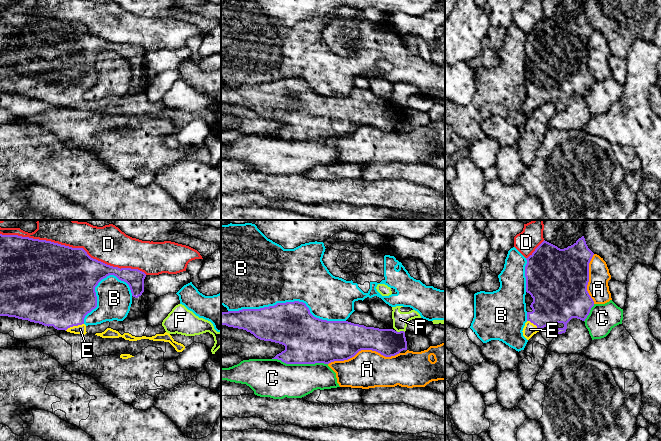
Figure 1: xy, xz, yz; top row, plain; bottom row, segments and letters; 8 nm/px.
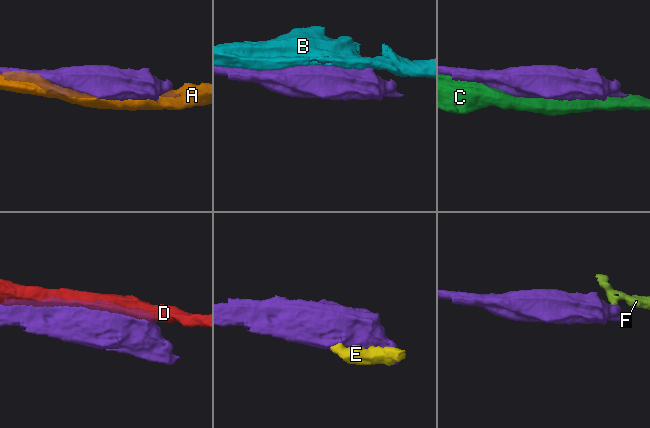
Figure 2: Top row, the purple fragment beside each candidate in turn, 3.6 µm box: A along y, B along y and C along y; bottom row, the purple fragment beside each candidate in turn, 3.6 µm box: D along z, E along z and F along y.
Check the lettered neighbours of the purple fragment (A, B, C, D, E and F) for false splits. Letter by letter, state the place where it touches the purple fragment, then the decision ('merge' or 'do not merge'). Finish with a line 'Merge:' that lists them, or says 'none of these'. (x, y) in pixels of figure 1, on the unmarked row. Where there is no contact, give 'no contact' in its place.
A: meets purple in xz at (363, 125); do not merge
B: meets purple in xz at (288, 78); do not merge
C: meets purple in xz at (300, 139); do not merge
D: meets purple in xy at (73, 24); do not merge
E: meets purple in xy at (74, 101); merge
F: meets purple in xz at (400, 107); do not merge
Merge: E

